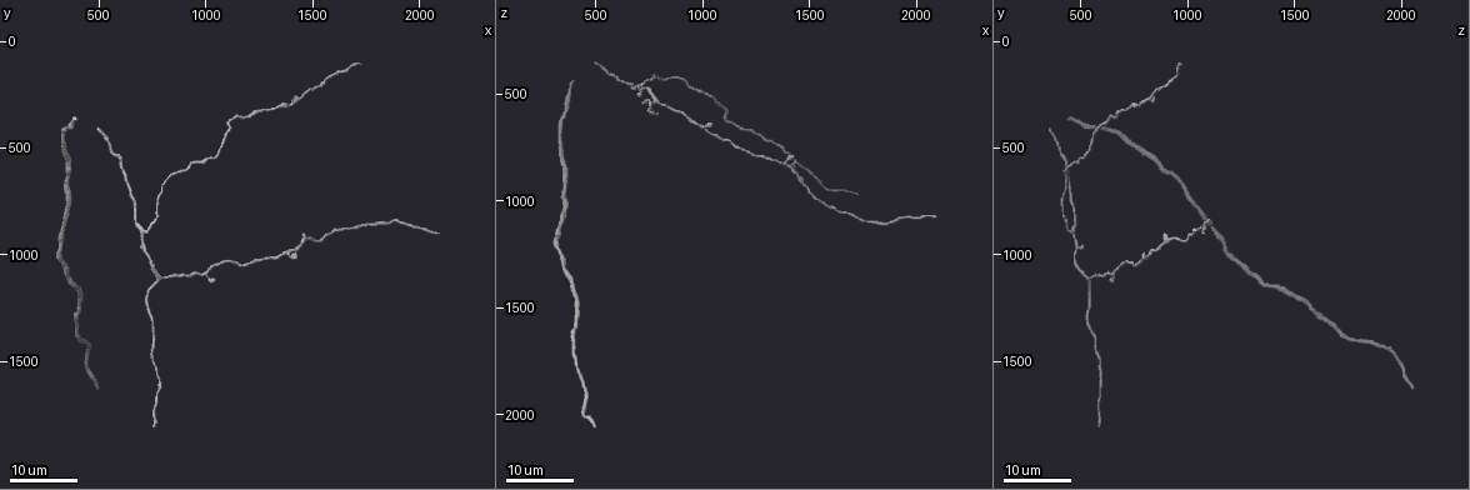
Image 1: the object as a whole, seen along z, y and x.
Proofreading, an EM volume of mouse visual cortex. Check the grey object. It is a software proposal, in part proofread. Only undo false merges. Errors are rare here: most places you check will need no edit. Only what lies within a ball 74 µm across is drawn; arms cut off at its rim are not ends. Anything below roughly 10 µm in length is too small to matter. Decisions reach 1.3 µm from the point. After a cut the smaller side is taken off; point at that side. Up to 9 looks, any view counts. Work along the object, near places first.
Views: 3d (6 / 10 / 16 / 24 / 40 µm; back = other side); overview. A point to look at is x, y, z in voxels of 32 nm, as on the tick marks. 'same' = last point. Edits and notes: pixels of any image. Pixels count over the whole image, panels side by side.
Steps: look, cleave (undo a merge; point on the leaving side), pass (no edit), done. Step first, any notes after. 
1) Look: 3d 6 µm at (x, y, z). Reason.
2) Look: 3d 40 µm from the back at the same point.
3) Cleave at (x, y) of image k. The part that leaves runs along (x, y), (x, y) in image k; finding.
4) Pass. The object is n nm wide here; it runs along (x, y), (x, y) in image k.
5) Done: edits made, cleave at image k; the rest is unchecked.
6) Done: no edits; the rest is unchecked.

Look: 3d 24 µm at (790, 1120, 550). Branch point.

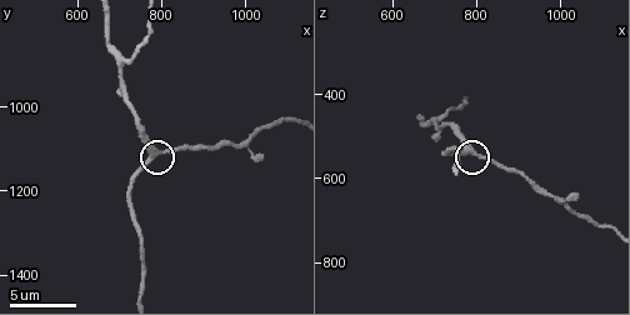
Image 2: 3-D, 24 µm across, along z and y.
Look: 3d 10 µm at (785, 1120, 540).

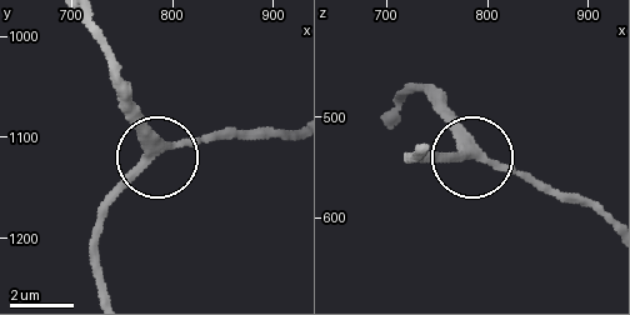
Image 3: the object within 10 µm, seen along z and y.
Pass. 3 arms meet here; continuous, no second neuron.

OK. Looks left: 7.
Look: 3d 10 µm at (715, 890, 450). A fork.

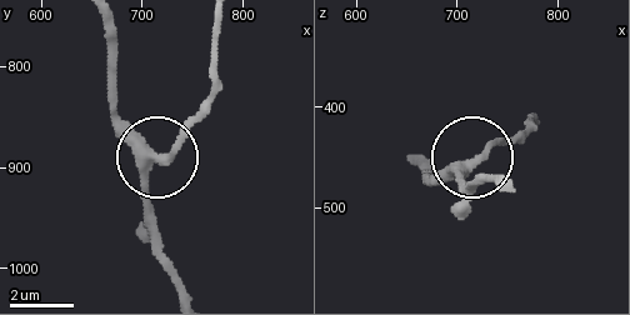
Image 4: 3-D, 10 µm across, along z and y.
Pass. The side arm is 54 µm long; it runs along (105, 26), (114, 106), (146, 146), (163, 153), (208, 109) in image 4; all the same neuron.

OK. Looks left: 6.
Look: 3d 16 µm at (1020, 540, 500). Calibre changes.

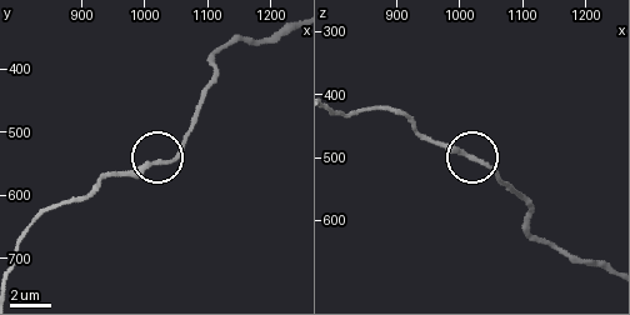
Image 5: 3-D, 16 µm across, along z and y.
Look: 3d 10 µm at (1025, 550, 500). Zoom in.

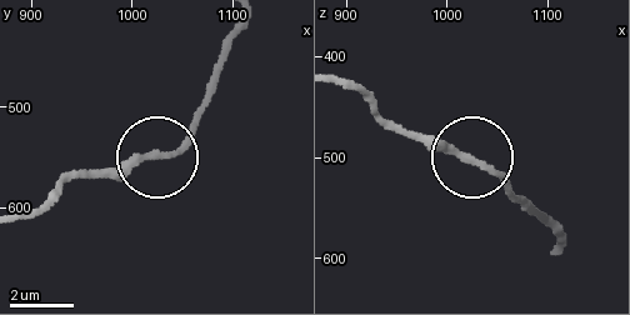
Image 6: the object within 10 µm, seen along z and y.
Pass. It runs along (341, 83), (399, 125), (446, 141), (495, 171), (516, 200) in image 6; continuous, no second neuron.

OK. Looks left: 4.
Look: 3d 16 µm at (1860, 850, 1100). A narrow waist.

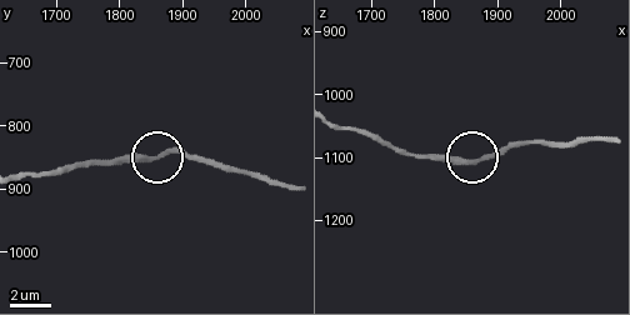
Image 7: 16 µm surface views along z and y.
Look: 3d 6 µm at (1860, 845, 1100).

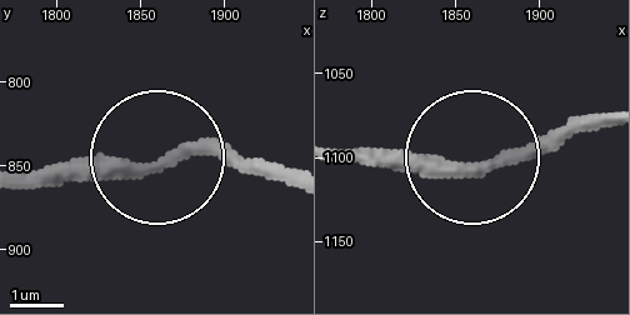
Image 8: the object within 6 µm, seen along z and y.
Pass. It runs along (344, 154), (493, 168), (595, 118) in image 8; continuous, no second neuron.

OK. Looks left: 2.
Done: no edits; the rest is unchecked.

